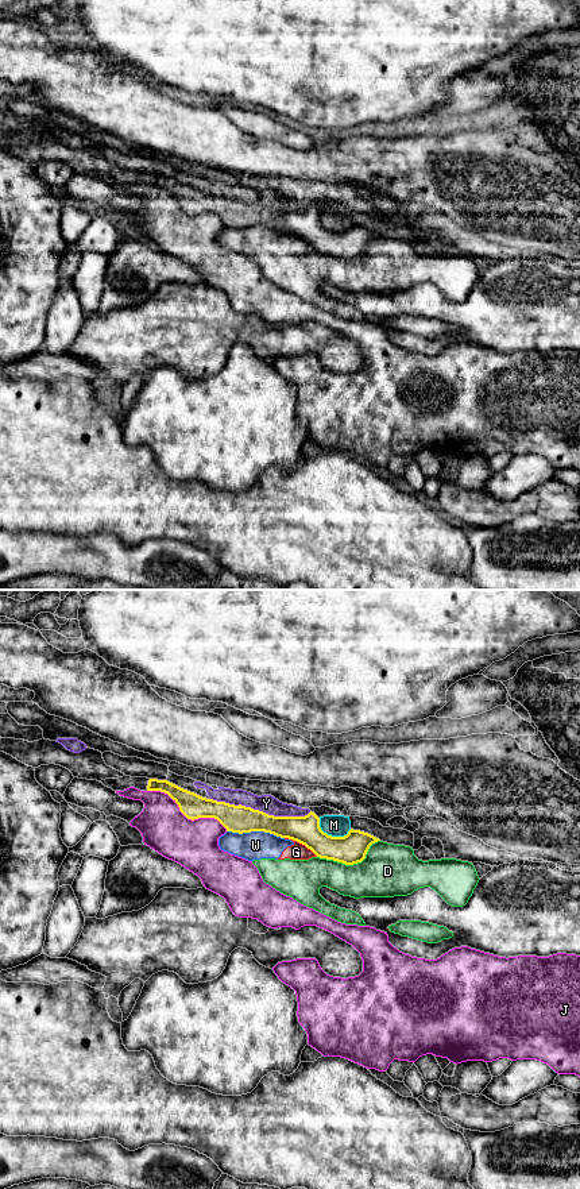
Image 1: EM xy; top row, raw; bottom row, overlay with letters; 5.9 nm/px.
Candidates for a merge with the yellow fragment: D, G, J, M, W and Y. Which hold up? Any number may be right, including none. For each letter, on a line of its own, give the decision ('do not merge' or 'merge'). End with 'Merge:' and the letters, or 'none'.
D: do not merge
G: do not merge
J: do not merge
M: do not merge
W: do not merge
Y: do not merge
Merge: none

